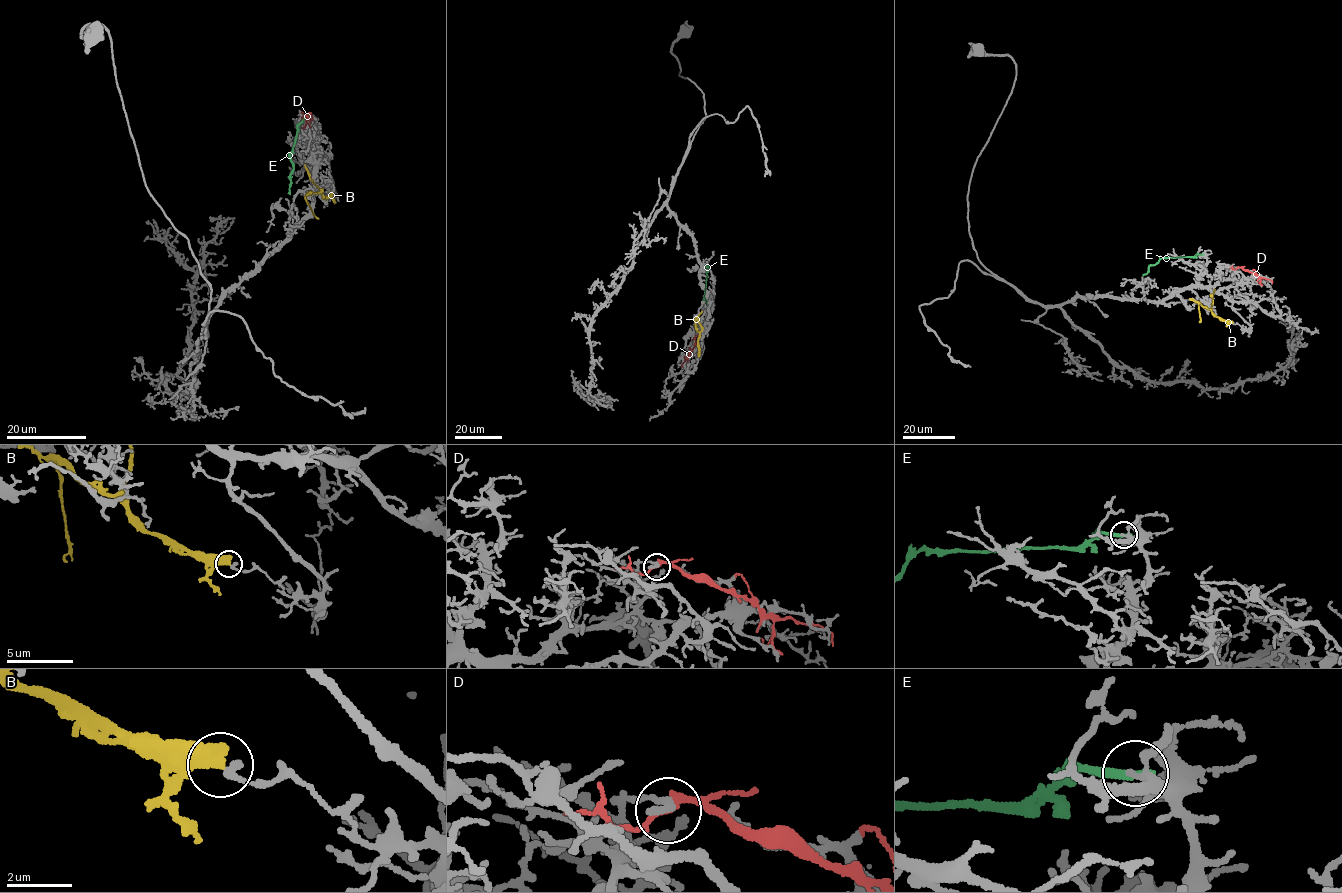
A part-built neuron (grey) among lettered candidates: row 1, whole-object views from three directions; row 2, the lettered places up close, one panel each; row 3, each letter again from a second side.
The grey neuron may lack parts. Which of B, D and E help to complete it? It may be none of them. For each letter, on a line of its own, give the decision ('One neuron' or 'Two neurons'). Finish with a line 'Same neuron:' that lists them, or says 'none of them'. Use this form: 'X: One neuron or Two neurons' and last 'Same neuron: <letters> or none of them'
B: Two neurons
D: Two neurons
E: Two neurons
Same neuron: none of them

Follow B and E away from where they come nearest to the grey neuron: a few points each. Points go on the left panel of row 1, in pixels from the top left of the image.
B: (332, 194), (325, 199), (322, 192), (306, 197), (312, 213), (318, 219)
E: (304, 119), (289, 155), (293, 169), (290, 194)

